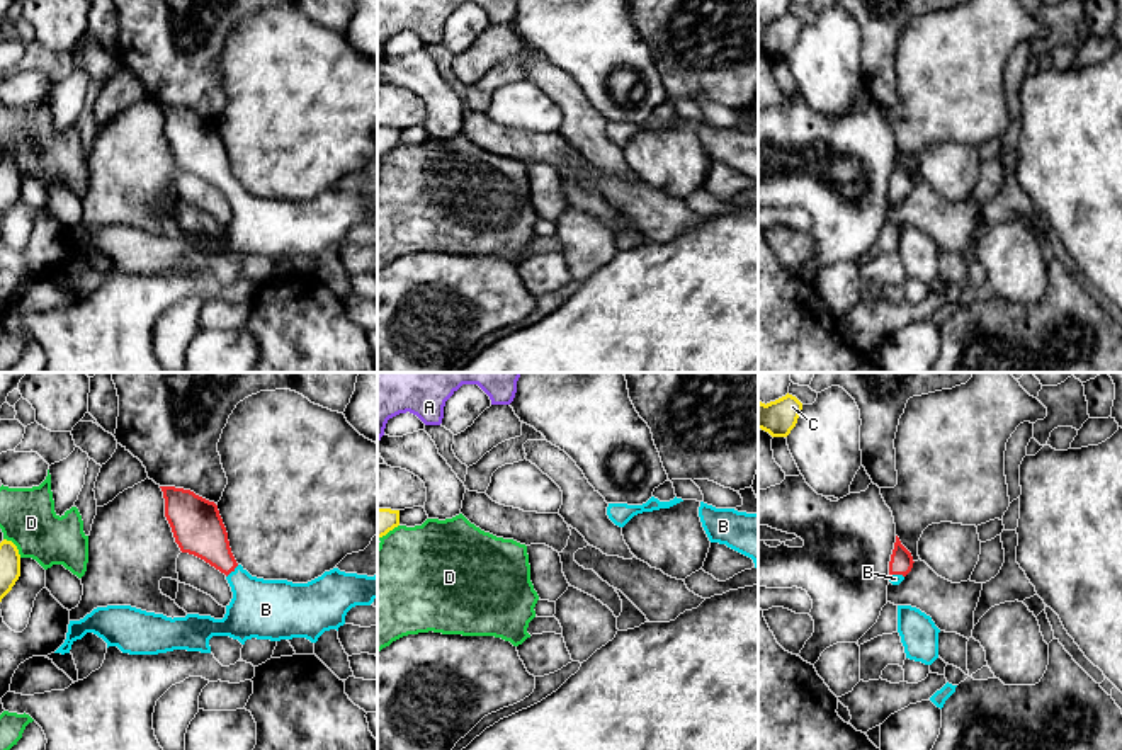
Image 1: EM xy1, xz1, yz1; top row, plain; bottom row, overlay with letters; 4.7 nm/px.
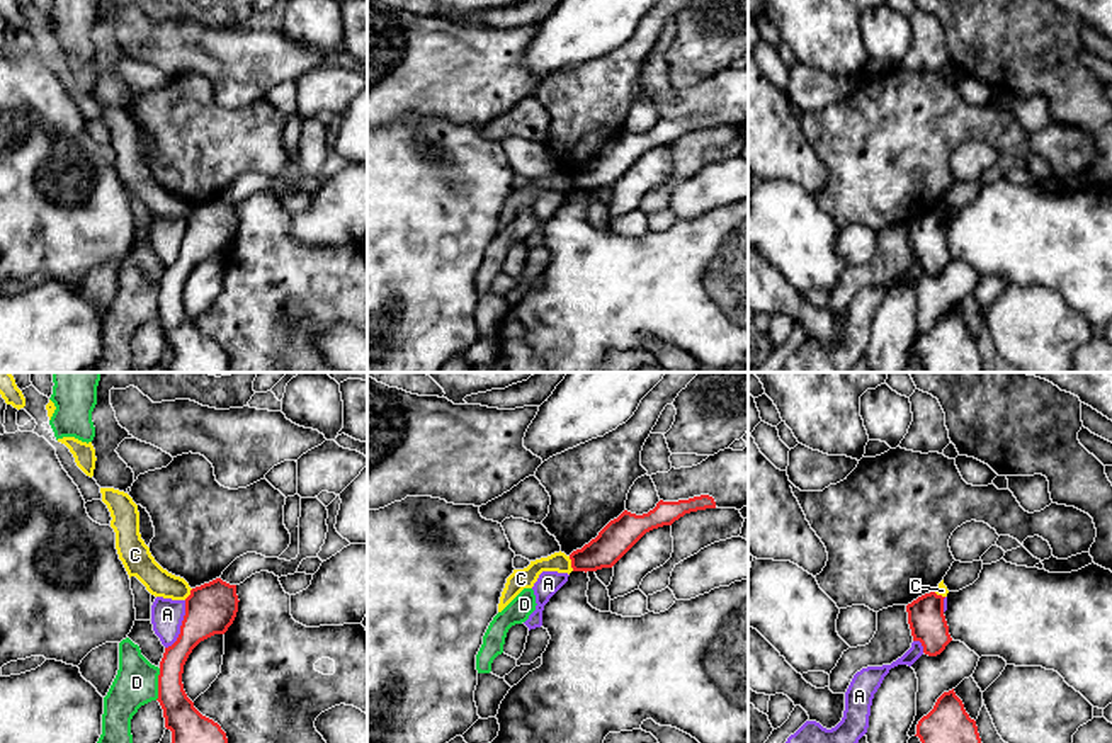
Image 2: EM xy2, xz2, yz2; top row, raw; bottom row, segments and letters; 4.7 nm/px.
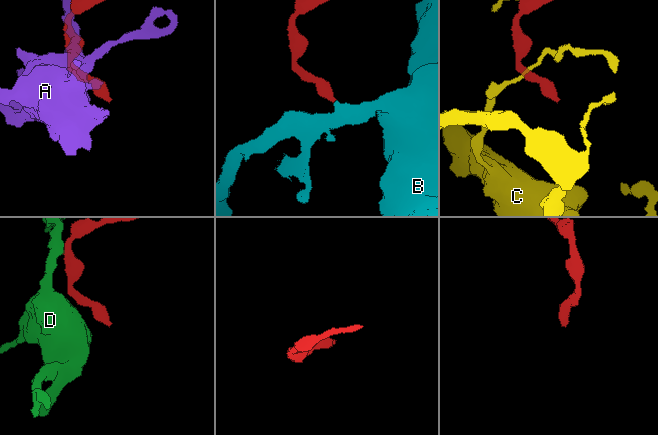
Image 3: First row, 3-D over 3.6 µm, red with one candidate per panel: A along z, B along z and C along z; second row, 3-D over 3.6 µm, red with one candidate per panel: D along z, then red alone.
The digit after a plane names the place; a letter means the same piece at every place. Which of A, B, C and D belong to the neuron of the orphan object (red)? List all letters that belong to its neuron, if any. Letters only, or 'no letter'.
B

